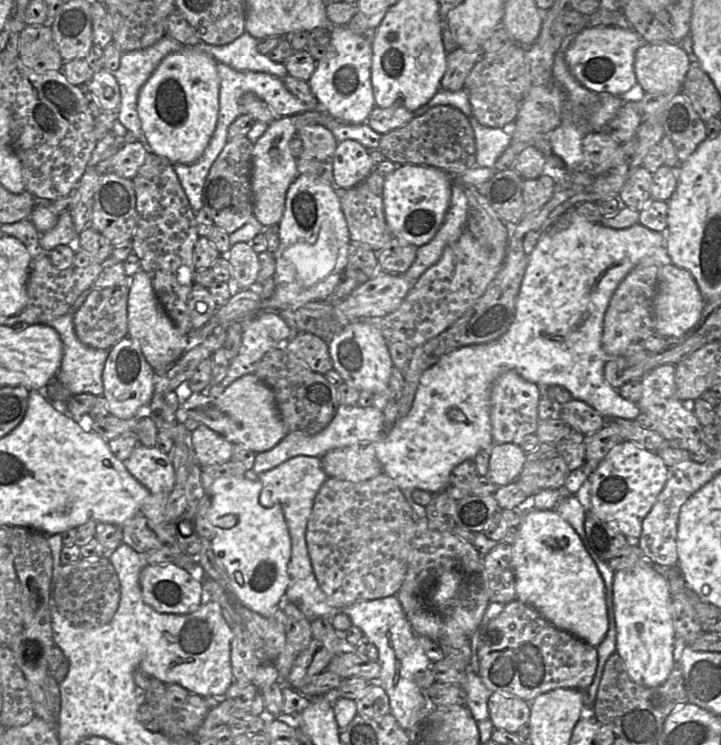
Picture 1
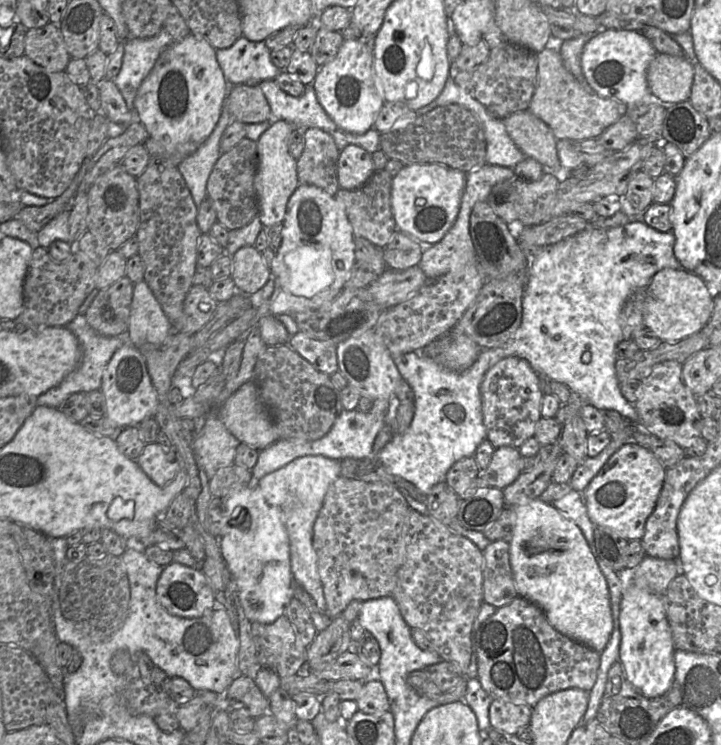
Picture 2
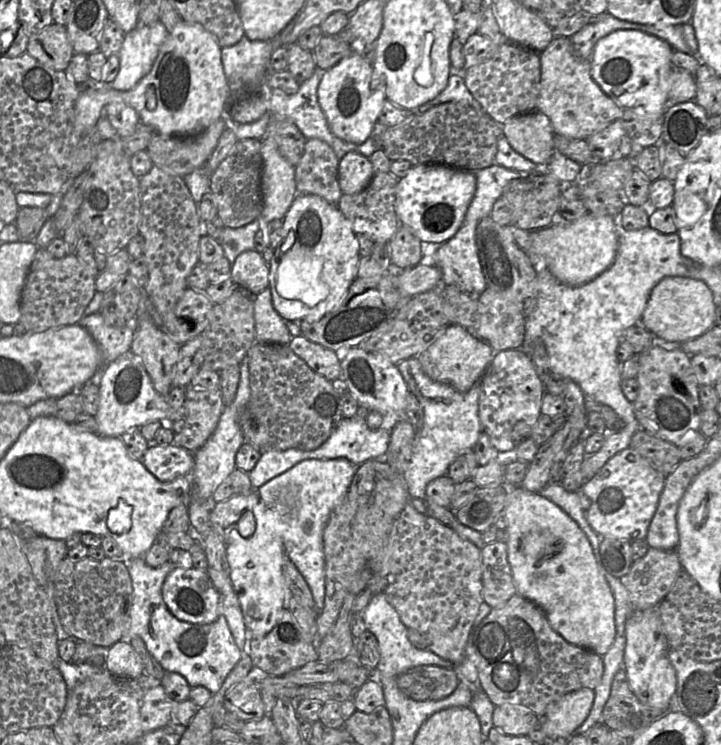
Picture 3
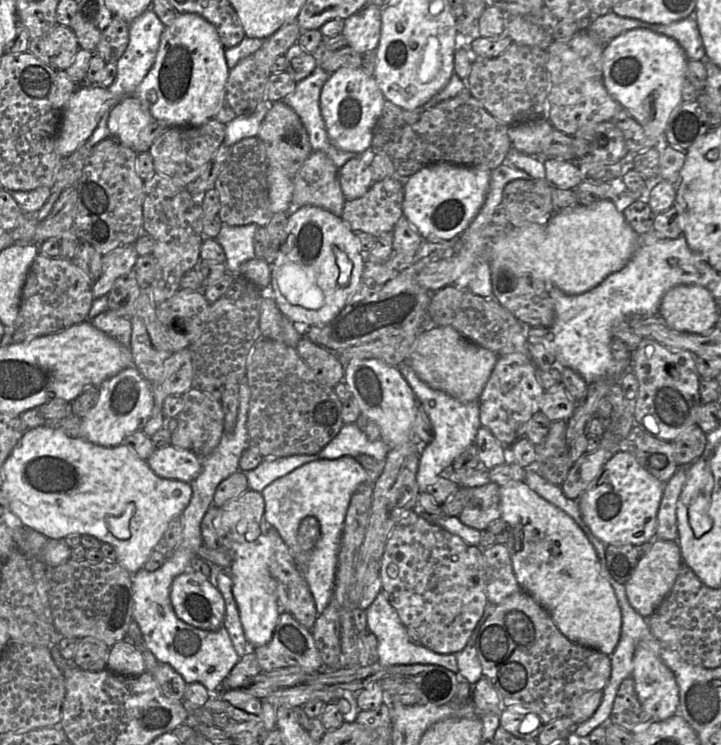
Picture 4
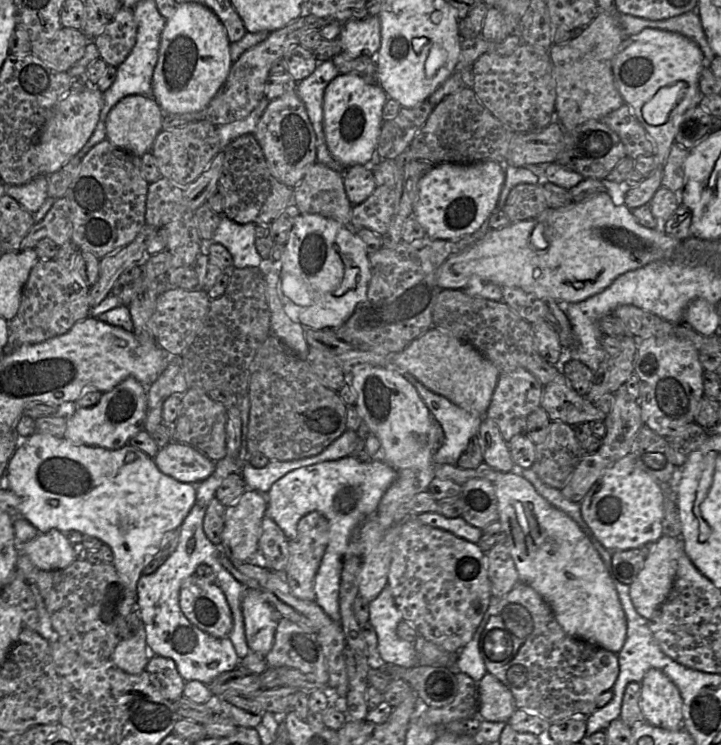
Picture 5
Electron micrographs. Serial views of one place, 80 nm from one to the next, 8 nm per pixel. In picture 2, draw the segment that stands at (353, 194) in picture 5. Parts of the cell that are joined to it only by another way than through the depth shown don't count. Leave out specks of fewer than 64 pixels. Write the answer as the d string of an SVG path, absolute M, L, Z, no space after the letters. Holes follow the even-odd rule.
M348 145L340 151L337 177L340 188L355 190L362 187L374 174L372 155L357 145Z

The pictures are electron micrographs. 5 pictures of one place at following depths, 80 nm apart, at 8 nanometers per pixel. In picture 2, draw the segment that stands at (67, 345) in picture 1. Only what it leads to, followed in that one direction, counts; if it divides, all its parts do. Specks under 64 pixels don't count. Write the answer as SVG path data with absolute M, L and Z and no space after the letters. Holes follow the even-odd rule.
M78 314L67 328L73 332L80 345L80 360L77 367L60 384L39 395L36 405L58 408L73 393L87 393L101 388L102 376L113 354L123 345L130 343L128 331L115 337L102 336L88 324L84 315Z

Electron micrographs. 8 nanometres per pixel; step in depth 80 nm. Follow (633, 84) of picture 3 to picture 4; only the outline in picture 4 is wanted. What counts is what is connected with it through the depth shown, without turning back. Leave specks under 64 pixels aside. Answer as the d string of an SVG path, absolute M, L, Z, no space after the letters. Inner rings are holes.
M644 28L622 33L609 41L603 50L605 88L643 127L645 133L656 141L660 155L668 144L665 131L670 115L683 102L682 91L687 81L688 61L676 40Z

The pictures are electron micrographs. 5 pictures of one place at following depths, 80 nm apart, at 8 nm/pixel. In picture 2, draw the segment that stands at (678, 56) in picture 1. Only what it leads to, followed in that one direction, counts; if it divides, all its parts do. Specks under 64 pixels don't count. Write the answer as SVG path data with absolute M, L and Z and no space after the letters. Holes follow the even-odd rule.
M657 53L647 69L649 91L662 103L689 100L693 79L693 65L686 56Z

